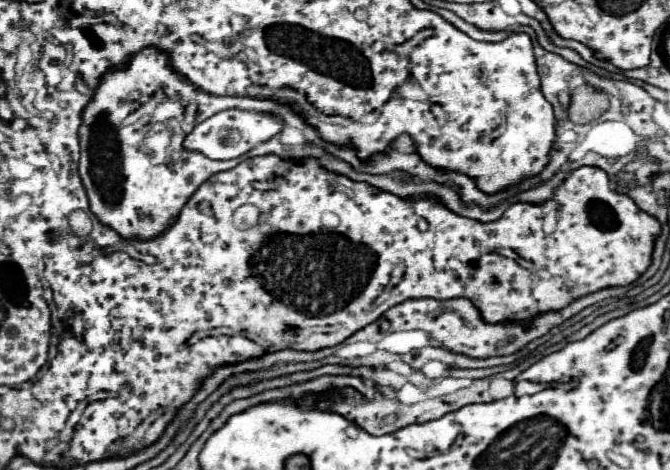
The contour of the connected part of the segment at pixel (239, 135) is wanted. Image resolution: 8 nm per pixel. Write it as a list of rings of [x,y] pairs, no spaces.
[[[226,109],[210,119],[196,125],[196,129],[184,139],[184,147],[190,151],[198,151],[208,159],[234,159],[248,153],[252,147],[268,141],[284,129],[284,121],[272,113],[260,111],[242,111],[242,109]]]

